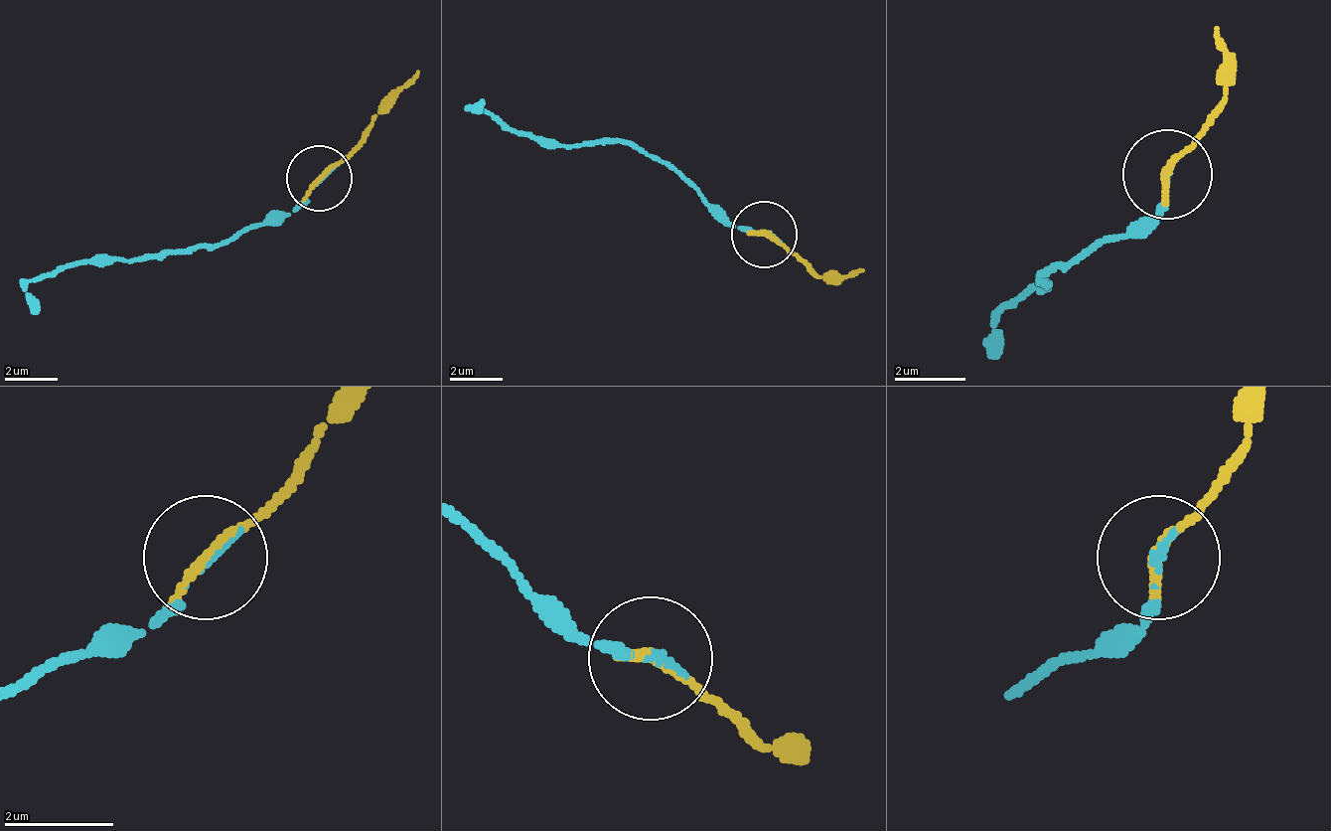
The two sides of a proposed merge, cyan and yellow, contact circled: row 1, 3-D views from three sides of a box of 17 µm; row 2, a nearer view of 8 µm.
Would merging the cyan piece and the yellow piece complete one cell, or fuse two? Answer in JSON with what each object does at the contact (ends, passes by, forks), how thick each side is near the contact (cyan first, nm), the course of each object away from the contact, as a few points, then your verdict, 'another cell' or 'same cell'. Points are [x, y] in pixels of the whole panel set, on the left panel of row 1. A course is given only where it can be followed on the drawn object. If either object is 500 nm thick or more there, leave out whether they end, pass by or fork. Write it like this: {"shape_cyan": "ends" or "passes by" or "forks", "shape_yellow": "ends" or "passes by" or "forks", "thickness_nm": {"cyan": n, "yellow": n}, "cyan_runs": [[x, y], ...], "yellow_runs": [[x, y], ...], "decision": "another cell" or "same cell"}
{"shape_cyan": "ends", "shape_yellow": "ends", "thickness_nm": {"cyan": 100, "yellow": 240}, "cyan_runs": [[321, 177], [288, 216], [196, 249], [52, 268], [25, 288], [39, 314]], "yellow_runs": [[321, 177], [419, 72]], "decision": "same cell"}

